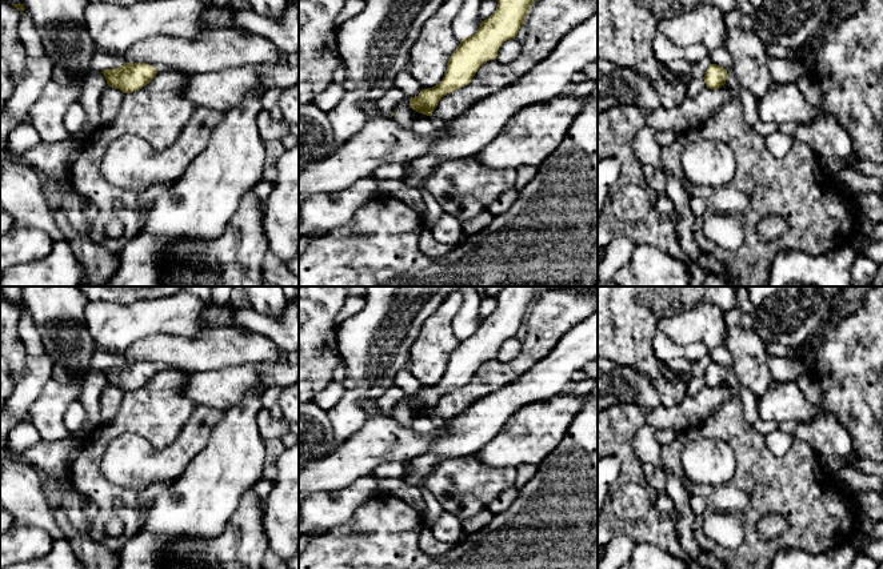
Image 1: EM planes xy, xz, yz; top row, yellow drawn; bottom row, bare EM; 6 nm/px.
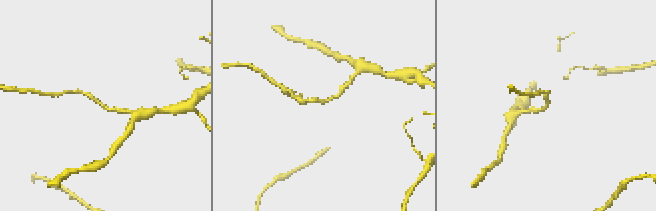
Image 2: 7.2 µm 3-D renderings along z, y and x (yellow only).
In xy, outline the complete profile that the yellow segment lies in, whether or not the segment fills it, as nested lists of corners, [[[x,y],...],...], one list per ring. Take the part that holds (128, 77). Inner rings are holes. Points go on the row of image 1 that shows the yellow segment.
[[[125,63],[121,67],[104,69],[101,72],[108,87],[131,93],[147,85],[157,73],[157,69],[147,63]]]

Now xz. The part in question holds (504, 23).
[[[498,0],[496,11],[480,23],[475,35],[460,40],[450,56],[443,80],[409,99],[409,107],[432,116],[443,96],[471,83],[478,69],[495,60],[502,44],[515,39],[535,0]]]

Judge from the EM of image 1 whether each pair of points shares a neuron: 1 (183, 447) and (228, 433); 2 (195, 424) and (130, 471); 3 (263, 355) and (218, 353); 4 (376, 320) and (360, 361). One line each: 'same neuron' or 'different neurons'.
1: different neurons
2: same neuron
3: same neuron
4: same neuron

